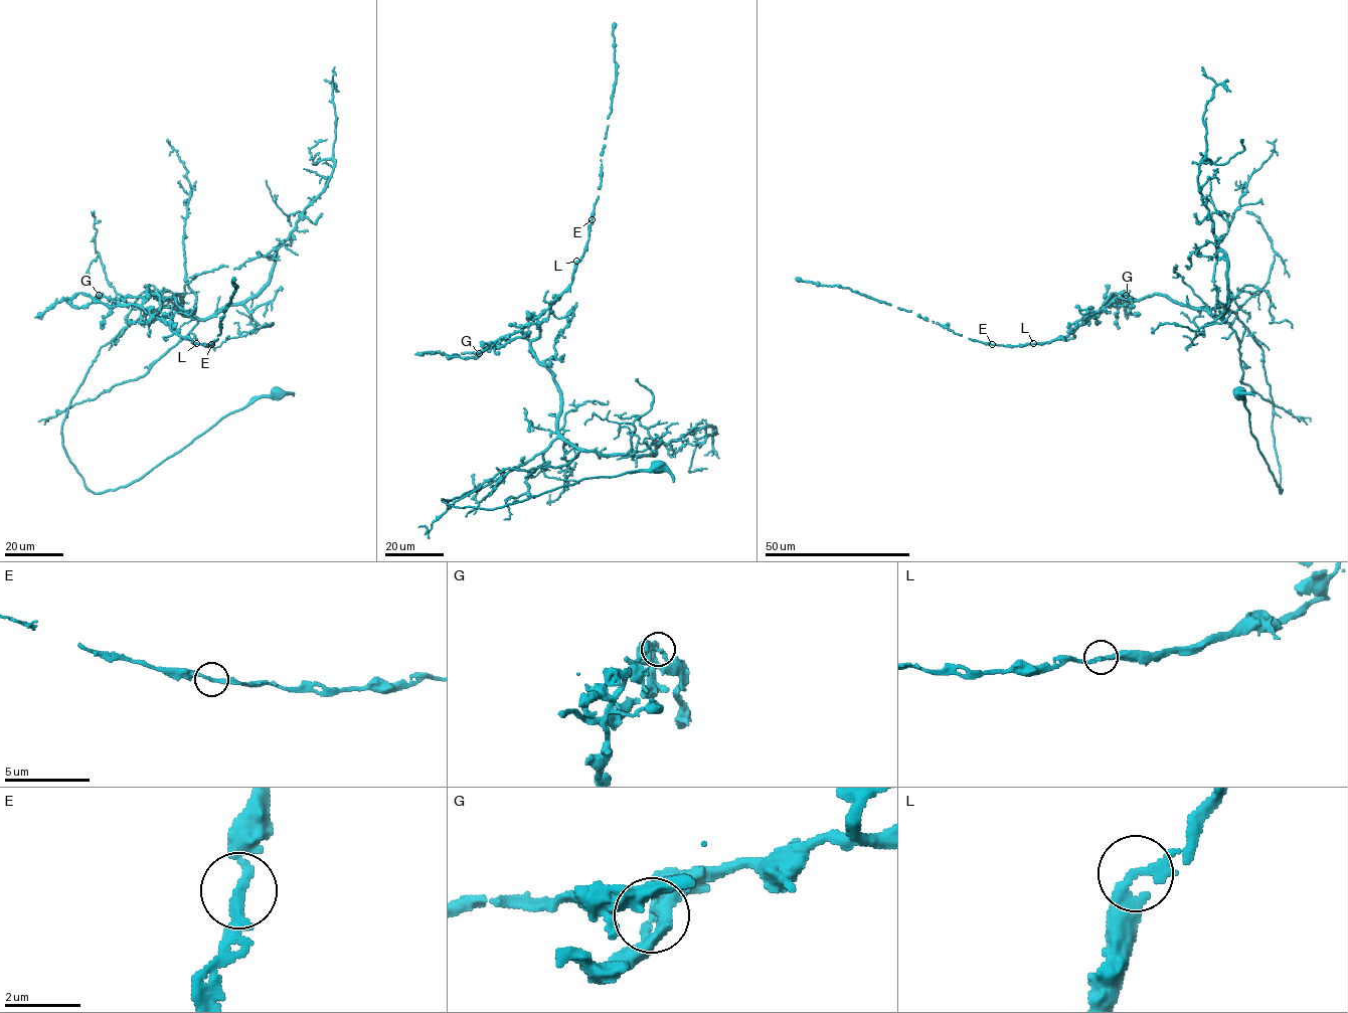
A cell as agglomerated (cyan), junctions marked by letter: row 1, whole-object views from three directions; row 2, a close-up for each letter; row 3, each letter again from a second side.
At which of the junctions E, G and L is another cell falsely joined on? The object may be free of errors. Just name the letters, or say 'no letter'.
G

